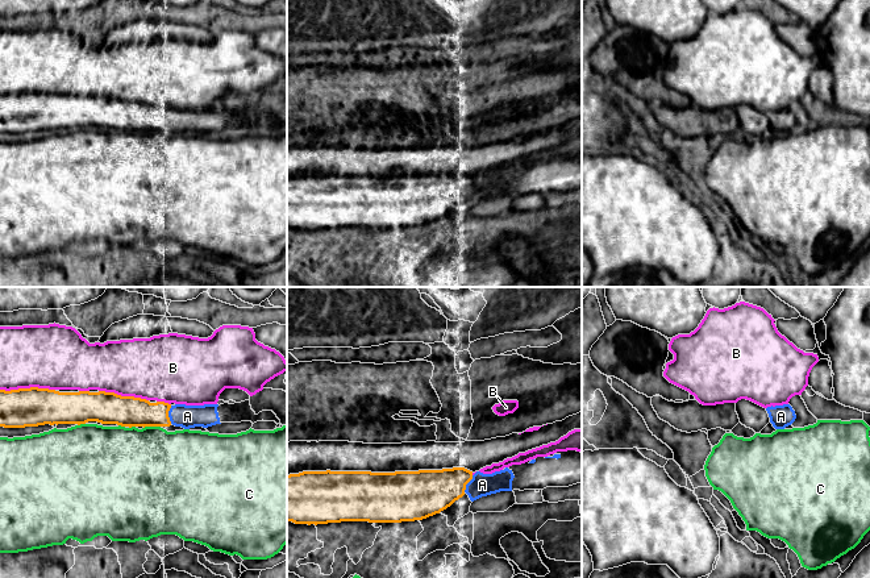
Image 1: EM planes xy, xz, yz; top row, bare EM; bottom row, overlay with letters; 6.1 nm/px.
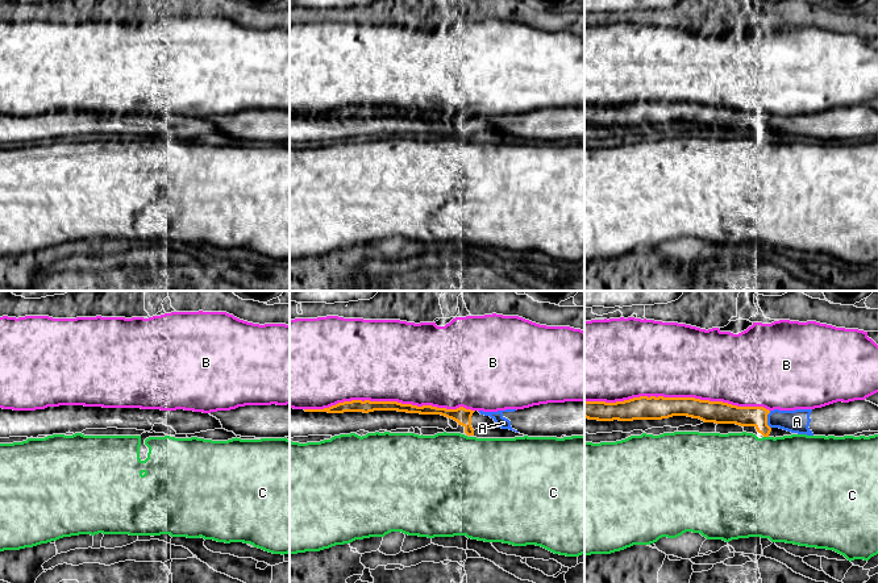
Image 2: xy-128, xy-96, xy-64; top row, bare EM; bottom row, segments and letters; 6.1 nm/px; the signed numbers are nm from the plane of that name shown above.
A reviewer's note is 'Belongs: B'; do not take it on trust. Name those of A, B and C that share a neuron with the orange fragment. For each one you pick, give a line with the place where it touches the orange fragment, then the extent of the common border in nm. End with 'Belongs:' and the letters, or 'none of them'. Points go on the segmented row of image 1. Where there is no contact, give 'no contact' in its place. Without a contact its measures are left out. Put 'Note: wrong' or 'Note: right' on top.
Note: wrong
A: meets orange in xy at (167, 415); contact 110 nm long
Belongs: A

